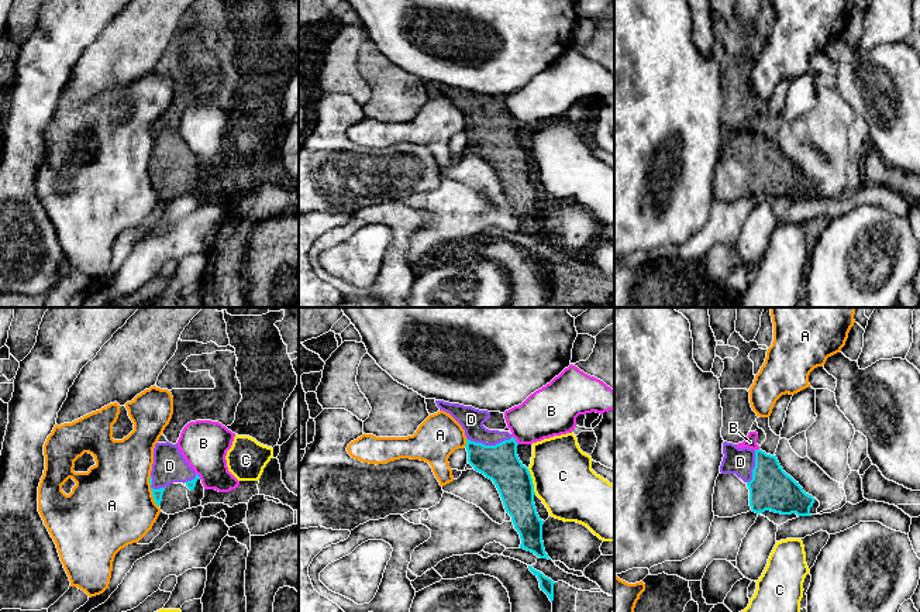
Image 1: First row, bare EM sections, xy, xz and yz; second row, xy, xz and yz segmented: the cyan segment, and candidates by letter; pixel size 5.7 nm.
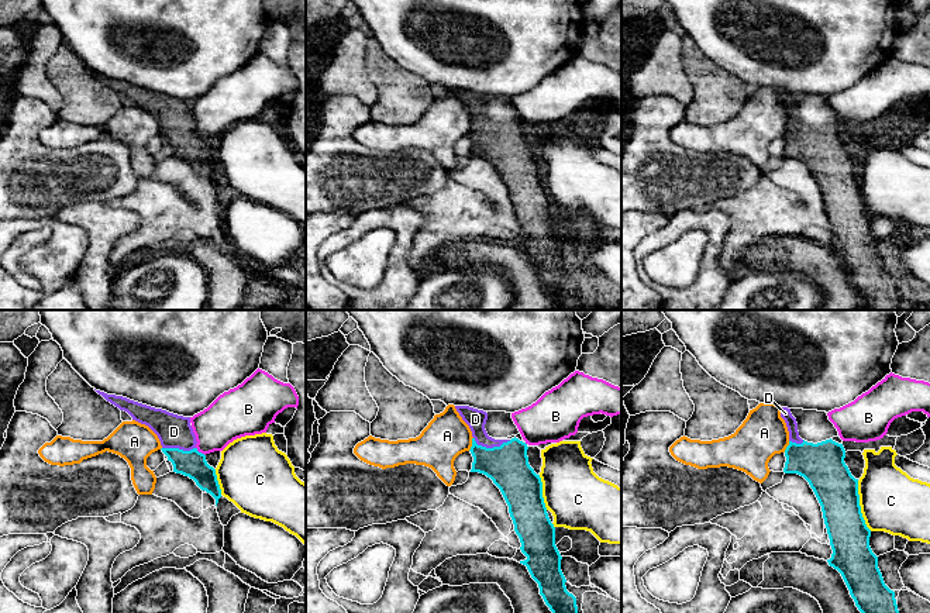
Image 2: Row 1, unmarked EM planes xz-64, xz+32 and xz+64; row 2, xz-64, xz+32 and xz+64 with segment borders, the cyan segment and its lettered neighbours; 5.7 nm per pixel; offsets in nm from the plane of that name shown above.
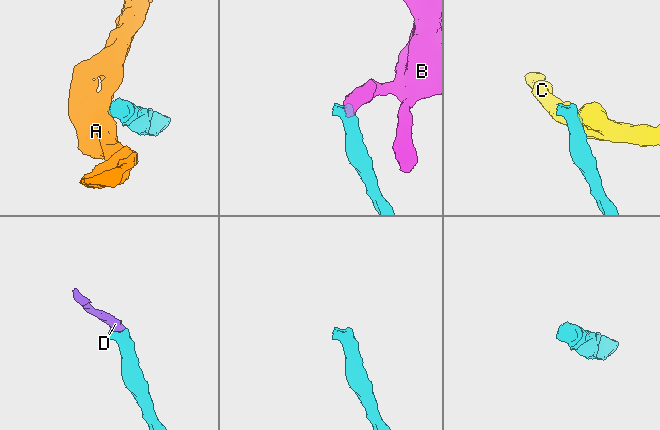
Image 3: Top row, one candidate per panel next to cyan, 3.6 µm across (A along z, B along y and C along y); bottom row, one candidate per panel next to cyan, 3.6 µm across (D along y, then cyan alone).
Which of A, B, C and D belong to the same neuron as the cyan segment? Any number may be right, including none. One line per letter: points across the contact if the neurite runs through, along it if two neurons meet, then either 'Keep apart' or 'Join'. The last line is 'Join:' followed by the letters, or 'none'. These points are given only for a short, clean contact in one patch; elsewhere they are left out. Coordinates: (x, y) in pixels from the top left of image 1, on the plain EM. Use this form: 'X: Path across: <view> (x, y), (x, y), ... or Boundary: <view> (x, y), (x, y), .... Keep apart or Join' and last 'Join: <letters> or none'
A: Boundary: xy (150, 172), (158, 191). Keep apart
B: Boundary: xz (513, 120), (517, 129). Keep apart
C: Keep apart
D: Path across: xz (500, 147), (489, 130), (475, 116), (471, 103). Join
Join: D

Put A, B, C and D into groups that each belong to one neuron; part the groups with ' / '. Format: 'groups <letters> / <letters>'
groups A / B / C / D

